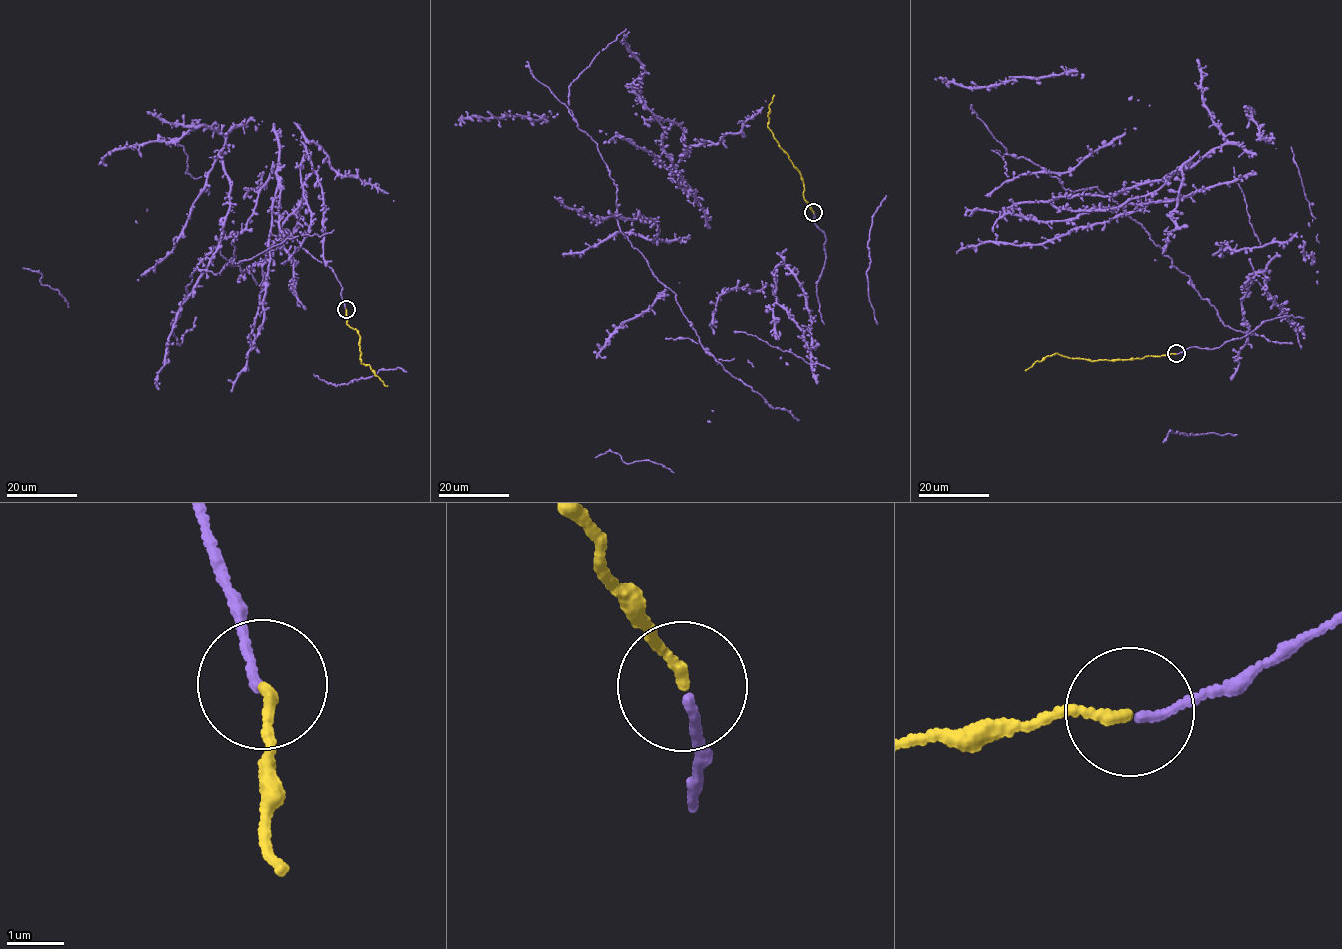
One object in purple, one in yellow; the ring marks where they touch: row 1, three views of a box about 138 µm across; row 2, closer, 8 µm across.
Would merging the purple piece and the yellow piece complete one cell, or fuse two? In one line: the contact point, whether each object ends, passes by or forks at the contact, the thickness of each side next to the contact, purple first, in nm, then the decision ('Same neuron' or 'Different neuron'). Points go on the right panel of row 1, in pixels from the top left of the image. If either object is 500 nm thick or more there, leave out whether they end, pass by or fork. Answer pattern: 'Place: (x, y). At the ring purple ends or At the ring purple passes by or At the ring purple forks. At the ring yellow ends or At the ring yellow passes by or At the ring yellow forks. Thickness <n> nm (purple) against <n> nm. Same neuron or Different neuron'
Place: (1176, 353). At the ring purple ends. At the ring yellow ends. Thickness 140 nm (purple) against 160 nm. Same neuron

